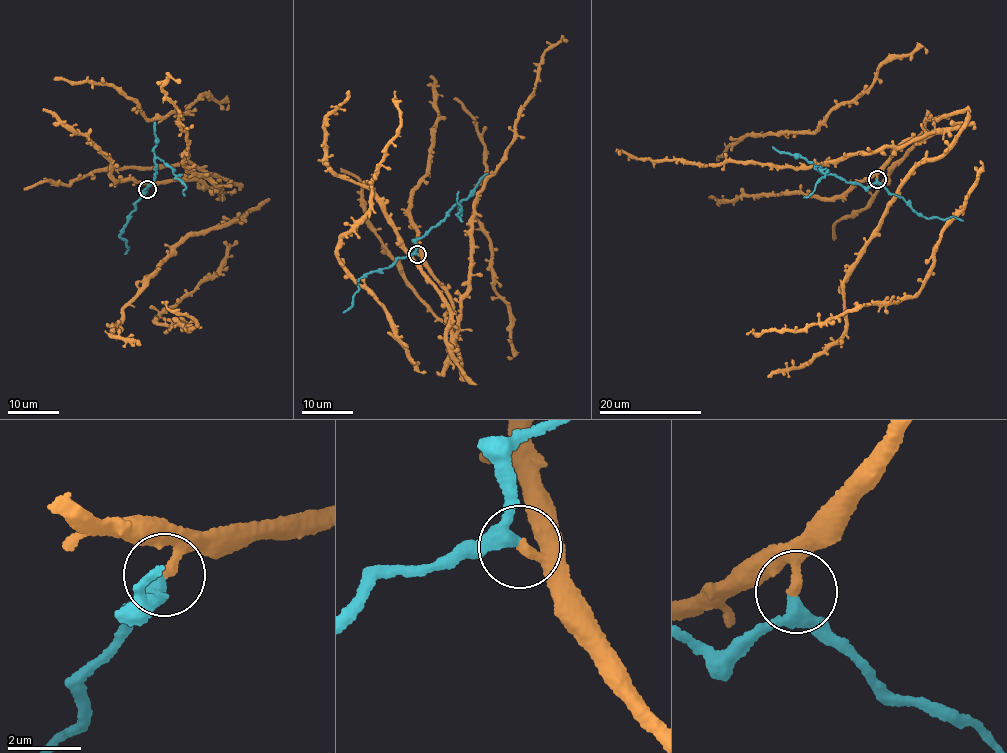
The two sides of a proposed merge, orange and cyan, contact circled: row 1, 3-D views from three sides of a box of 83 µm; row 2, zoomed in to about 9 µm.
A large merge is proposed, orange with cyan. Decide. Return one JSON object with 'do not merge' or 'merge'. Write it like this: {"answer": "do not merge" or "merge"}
{"answer": "do not merge"}

